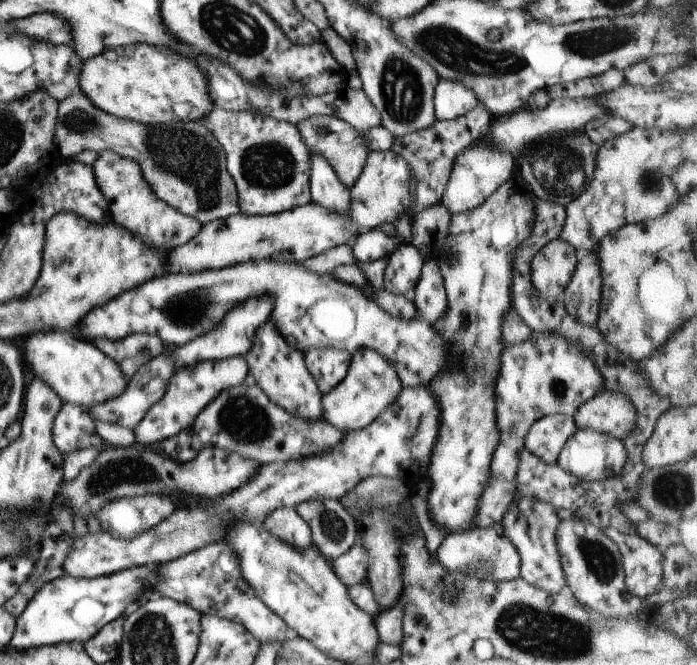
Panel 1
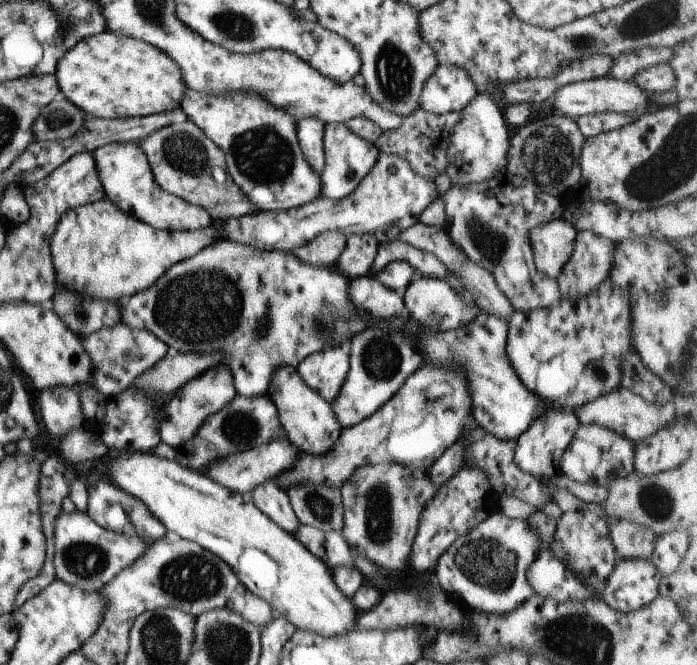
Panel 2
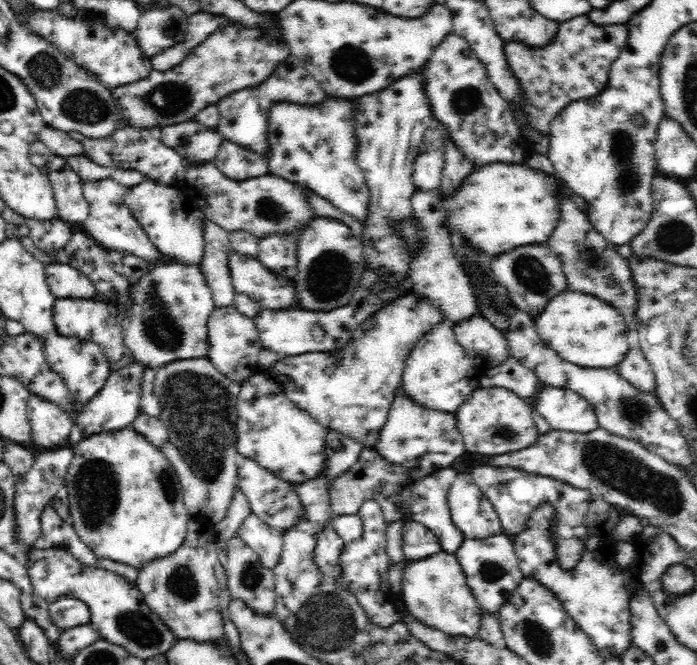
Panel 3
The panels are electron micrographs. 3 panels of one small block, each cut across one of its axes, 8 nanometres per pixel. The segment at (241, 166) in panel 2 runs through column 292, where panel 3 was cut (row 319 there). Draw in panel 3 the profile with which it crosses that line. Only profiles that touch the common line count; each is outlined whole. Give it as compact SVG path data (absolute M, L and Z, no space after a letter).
M165 259L156 265L150 266L150 270L141 279L132 282L131 296L133 296L133 305L127 311L122 311L119 315L116 314L116 317L120 322L120 327L122 328L125 347L132 351L132 356L134 356L136 361L142 361L142 363L146 364L147 369L158 370L167 366L169 363L175 362L176 360L207 357L209 348L207 323L209 316L217 306L213 302L211 289L207 284L207 280L205 280L205 274L206 272L203 272L201 269L201 263L186 264L185 262L179 262L178 260Z

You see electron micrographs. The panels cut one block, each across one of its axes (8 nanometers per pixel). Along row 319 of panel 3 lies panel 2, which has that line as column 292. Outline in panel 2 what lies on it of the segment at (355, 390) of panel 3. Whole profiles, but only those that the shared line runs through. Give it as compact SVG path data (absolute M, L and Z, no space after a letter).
M277 366L273 370L271 380L269 380L268 397L275 405L279 424L297 452L311 454L311 456L323 456L333 448L342 428L337 418L333 416L329 403L299 378L295 366Z

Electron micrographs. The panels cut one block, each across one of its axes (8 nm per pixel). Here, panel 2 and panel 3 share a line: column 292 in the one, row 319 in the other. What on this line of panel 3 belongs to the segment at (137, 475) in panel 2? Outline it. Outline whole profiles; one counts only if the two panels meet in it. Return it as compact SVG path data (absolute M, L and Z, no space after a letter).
M564 292L554 296L535 322L542 340L552 351L556 350L560 359L584 368L616 370L632 350L628 343L629 329L619 310L586 293Z

